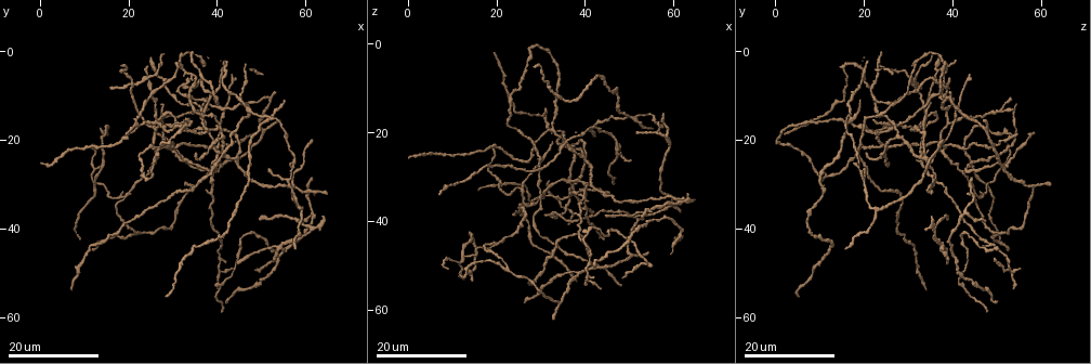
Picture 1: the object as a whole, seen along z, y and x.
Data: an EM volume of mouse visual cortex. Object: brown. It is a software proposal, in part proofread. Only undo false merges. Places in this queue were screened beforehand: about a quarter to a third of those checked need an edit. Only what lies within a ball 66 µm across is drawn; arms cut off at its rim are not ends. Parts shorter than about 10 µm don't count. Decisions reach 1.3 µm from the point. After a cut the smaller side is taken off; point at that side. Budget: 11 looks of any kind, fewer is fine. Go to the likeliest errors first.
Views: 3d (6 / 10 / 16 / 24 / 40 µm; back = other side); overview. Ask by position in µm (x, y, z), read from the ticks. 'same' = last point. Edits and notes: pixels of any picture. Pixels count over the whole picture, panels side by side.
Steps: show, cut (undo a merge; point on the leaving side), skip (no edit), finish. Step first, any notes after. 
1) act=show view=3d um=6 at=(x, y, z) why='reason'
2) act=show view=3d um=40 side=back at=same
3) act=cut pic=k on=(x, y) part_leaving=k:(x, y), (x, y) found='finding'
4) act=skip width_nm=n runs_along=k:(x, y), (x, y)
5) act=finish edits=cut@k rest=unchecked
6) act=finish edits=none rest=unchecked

act=show view=3d um=16 at=(19.5, 32.5, 45.5) why='four-way junction'

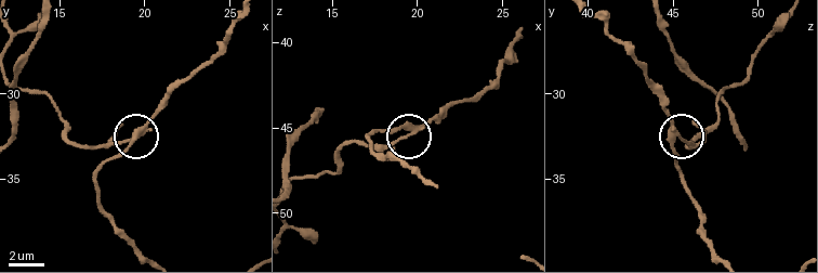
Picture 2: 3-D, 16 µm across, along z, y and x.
act=show view=3d um=10 at=(19.3, 32.5, 45.2) why='zoom in'

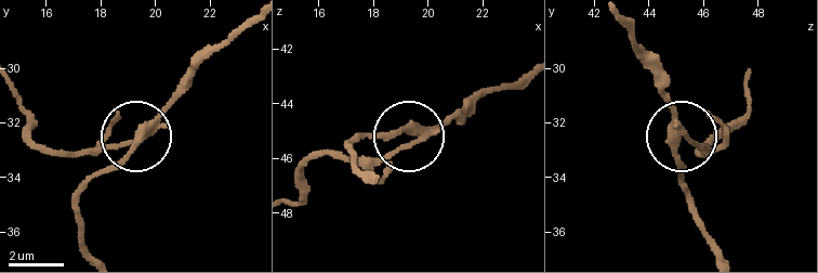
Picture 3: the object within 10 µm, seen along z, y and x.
act=cut pic=3 on=(117, 148) arms=4 part_leaving=3:(148, 133), (53, 154), (35, 140), (18, 98) found='a second neuron is stuck on'

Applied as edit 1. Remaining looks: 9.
act=show view=overview why='redraw'

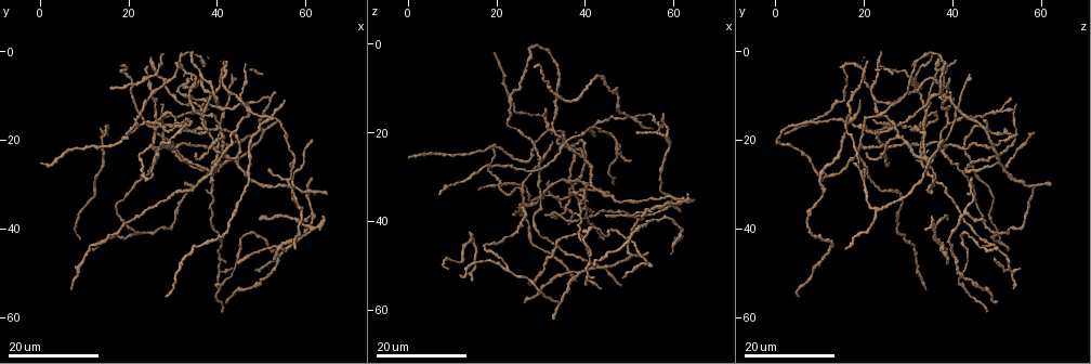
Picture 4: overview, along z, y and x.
act=show view=3d um=24 at=(41.0, 44.0, 48.5) why='branch point'

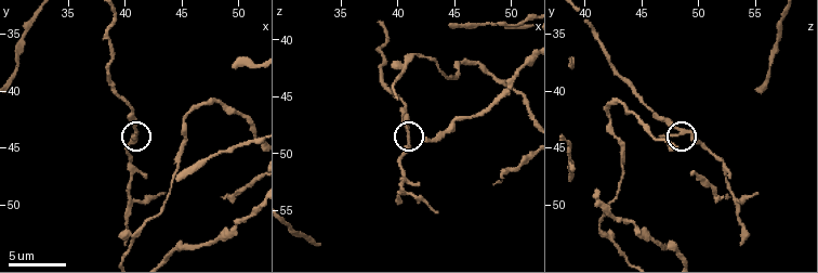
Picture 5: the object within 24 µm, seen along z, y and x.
act=show view=3d um=6 at=(41.0, 43.8, 48.4) why='closer look'

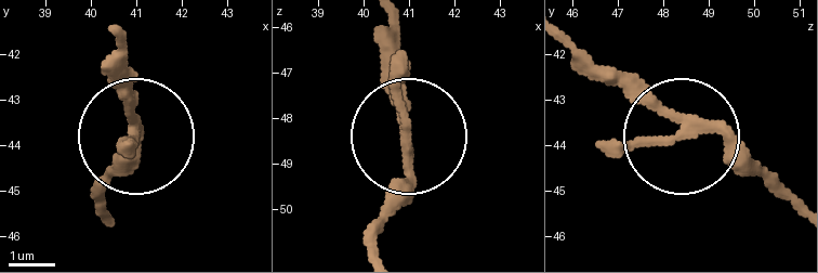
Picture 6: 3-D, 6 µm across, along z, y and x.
act=skip found='continuous, no second neuron'

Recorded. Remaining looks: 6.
act=show view=3d um=24 at=(22.0, 41.5, 50.5) why='three-way junction'

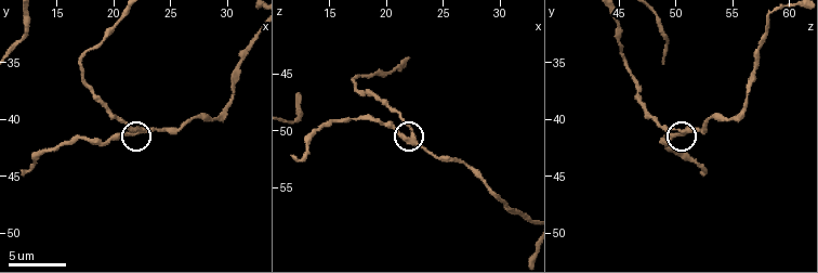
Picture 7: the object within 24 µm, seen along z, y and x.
act=show view=3d um=6 at=same why='zoom in'

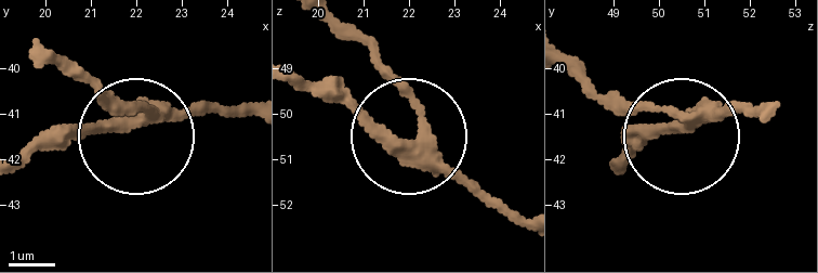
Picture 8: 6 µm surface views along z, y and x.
act=skip side_arm_um=61 arms=3 found='all the same neuron'

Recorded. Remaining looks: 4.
act=show view=3d um=24 at=(38.5, 26.0, 51.5) why='three arms meet'

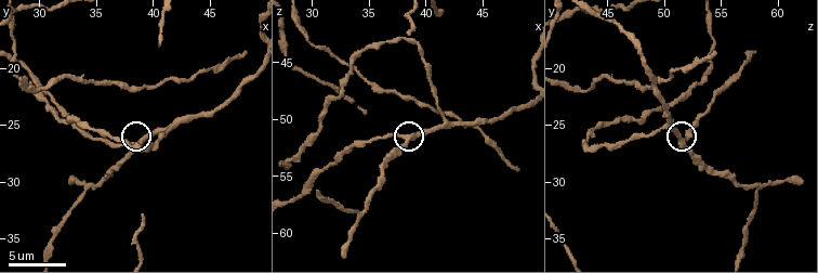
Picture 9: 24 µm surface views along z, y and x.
act=show view=3d um=6 at=(38.4, 26.6, 51.4)

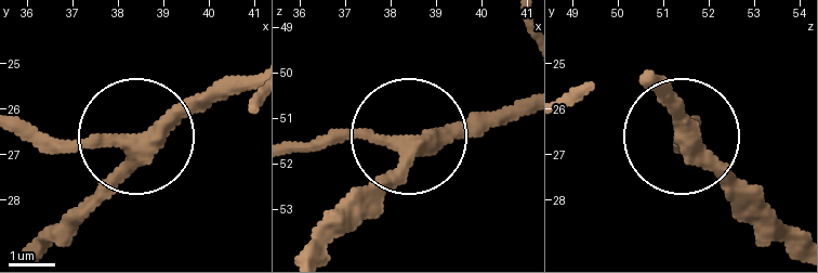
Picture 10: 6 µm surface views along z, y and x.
act=skip width_nm=330 runs_along=10:(37, 248), (130, 143), (118, 131), (49, 143), (17, 131) found='continuous, no second neuron'

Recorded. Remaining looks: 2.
act=show view=3d um=16 at=(57.0, 30.5, 34.5) why='three-way junction'

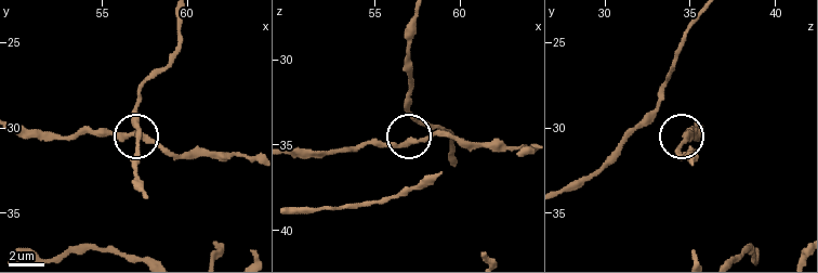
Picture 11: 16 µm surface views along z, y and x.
act=show view=3d um=10 at=(57.0, 30.3, 34.9)

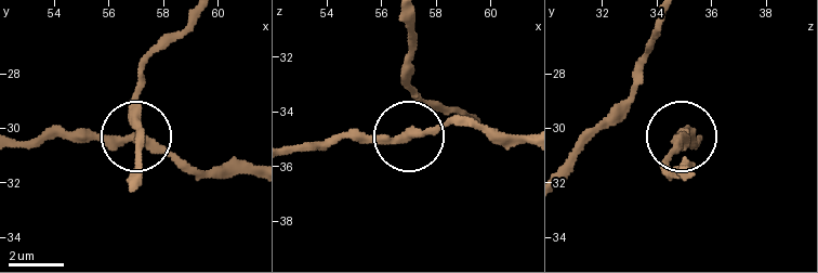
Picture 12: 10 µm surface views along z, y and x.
act=skip width_nm=230 runs_along=12:(295, 150), (352, 133), (467, 127) found='continuous, no second neuron'

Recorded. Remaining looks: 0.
act=finish edits=cut@3 rest=unchecked

